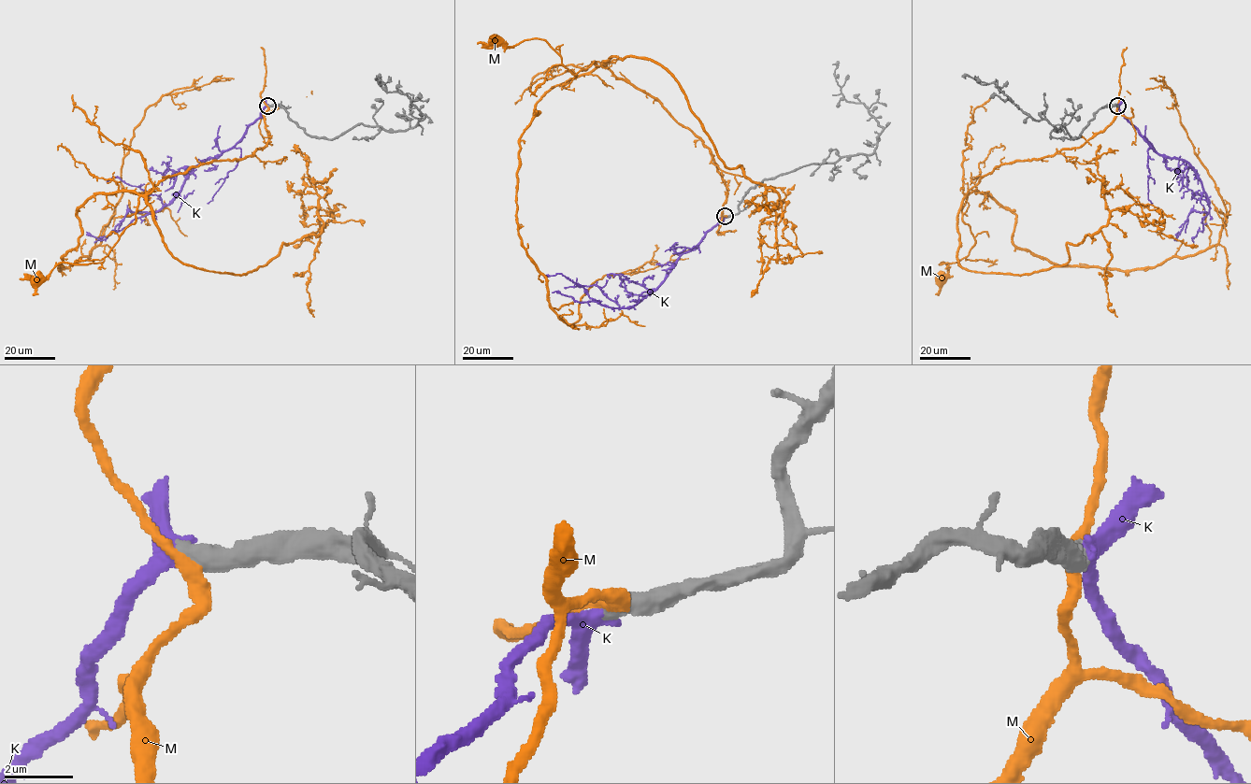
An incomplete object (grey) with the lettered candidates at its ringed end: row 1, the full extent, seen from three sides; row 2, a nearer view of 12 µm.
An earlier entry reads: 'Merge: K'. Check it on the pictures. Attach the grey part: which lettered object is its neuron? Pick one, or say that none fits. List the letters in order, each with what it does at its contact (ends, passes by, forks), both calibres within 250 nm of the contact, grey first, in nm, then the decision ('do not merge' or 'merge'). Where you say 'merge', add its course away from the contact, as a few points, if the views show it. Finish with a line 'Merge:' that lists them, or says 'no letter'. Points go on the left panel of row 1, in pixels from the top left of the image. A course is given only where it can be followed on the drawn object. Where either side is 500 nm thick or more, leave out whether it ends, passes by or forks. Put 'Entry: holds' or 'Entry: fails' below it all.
K: 550/400 nm | merge | via (267, 105), (233, 146), (194, 167), (168, 203), (150, 212), (129, 210), (103, 239), (86, 232)
M: 650/360 nm | do not merge
Merge: K
Entry: holds

